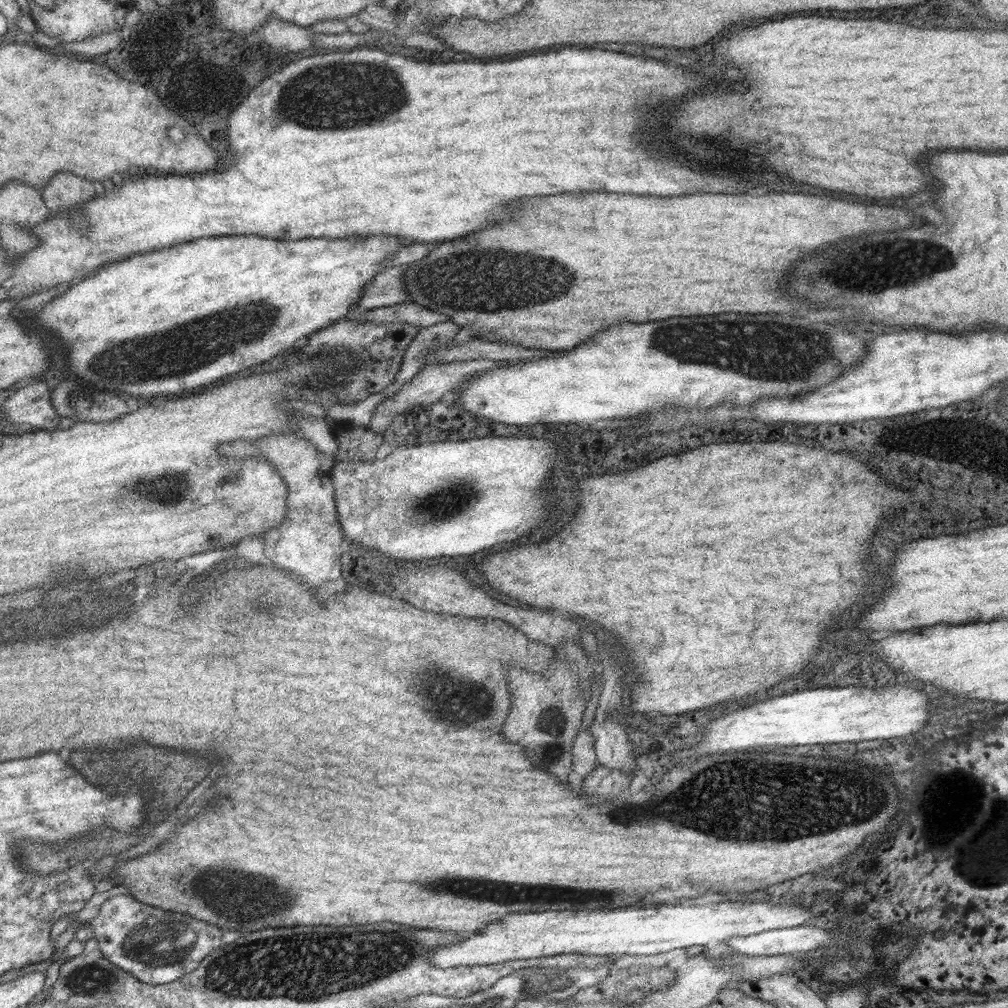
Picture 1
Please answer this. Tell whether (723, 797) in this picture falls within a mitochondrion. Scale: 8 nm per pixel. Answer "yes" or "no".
yes

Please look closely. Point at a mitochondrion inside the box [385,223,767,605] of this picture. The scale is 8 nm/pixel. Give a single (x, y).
(475, 280)

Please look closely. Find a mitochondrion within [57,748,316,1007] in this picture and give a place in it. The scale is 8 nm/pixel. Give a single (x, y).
(154, 942)

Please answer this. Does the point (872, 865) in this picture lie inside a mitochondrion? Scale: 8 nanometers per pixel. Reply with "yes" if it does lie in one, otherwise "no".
no

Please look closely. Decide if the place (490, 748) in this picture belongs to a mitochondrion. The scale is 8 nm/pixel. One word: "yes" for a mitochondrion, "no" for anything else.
no

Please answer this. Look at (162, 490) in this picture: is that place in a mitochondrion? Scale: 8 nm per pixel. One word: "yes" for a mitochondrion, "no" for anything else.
yes

